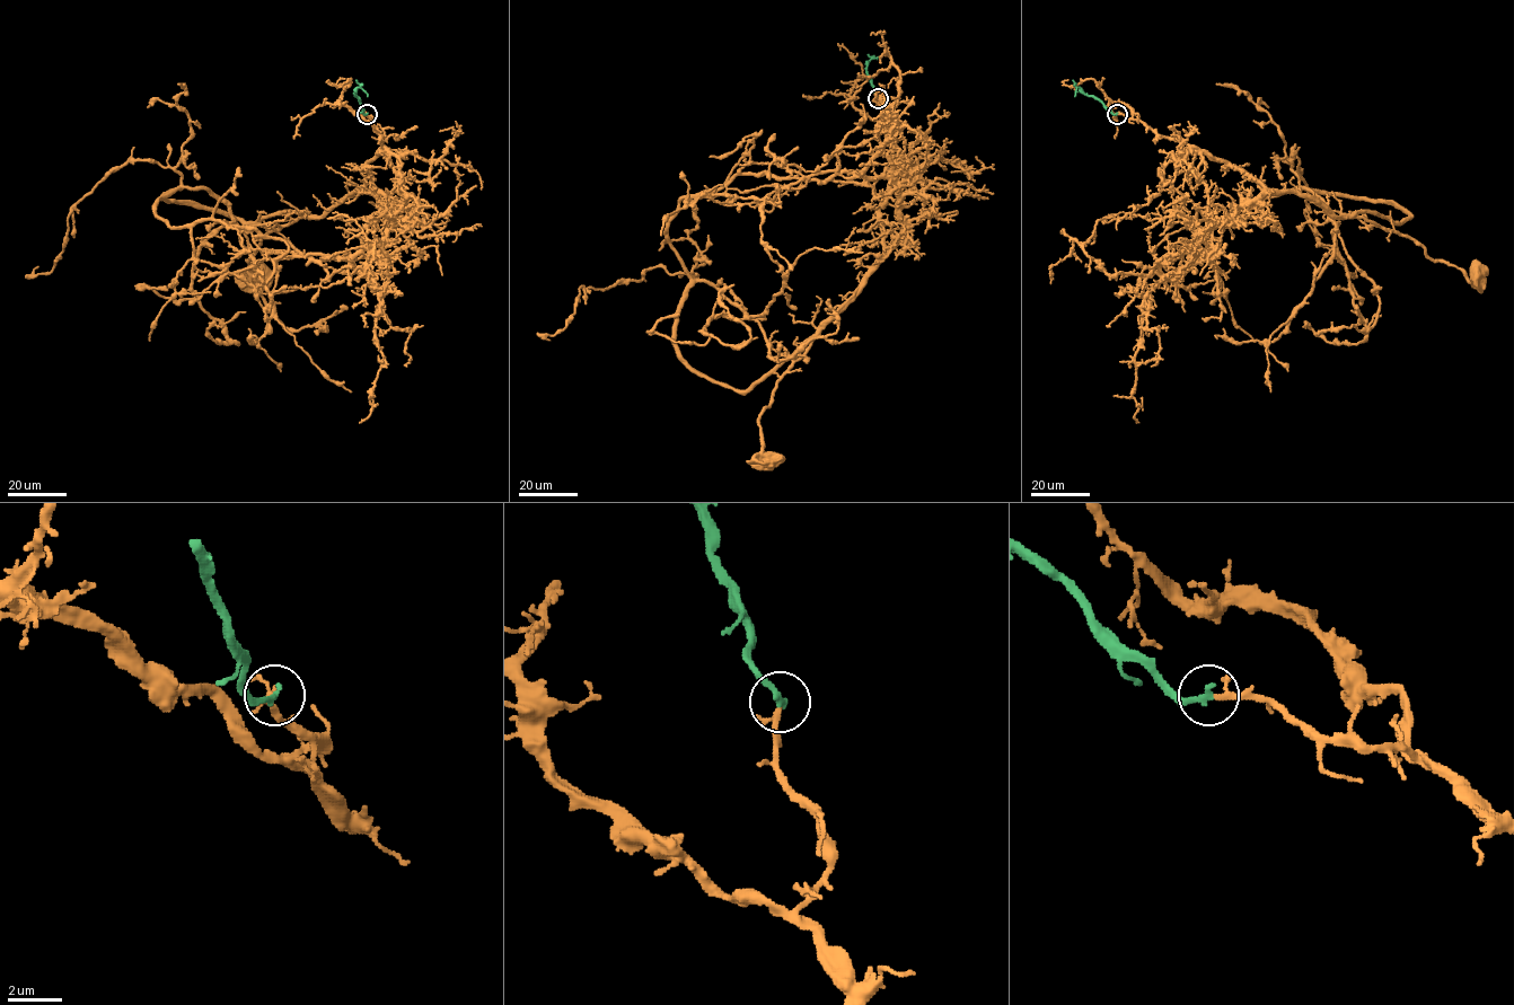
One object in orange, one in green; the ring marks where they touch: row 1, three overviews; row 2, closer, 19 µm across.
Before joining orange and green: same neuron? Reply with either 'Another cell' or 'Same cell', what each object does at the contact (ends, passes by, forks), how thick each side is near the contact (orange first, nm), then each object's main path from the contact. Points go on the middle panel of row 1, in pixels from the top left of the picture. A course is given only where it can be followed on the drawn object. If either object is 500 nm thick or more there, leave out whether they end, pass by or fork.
Same cell. At the ring orange passes by. At the ring green ends. Thickness 170 nm (orange) against 240 nm. Course of orange: (879, 98), (880, 122), (894, 143), (894, 177), (880, 209), (882, 256), (777, 384), (759, 415), (765, 460). Course of green: (879, 98), (866, 69), (866, 63), (879, 56)

